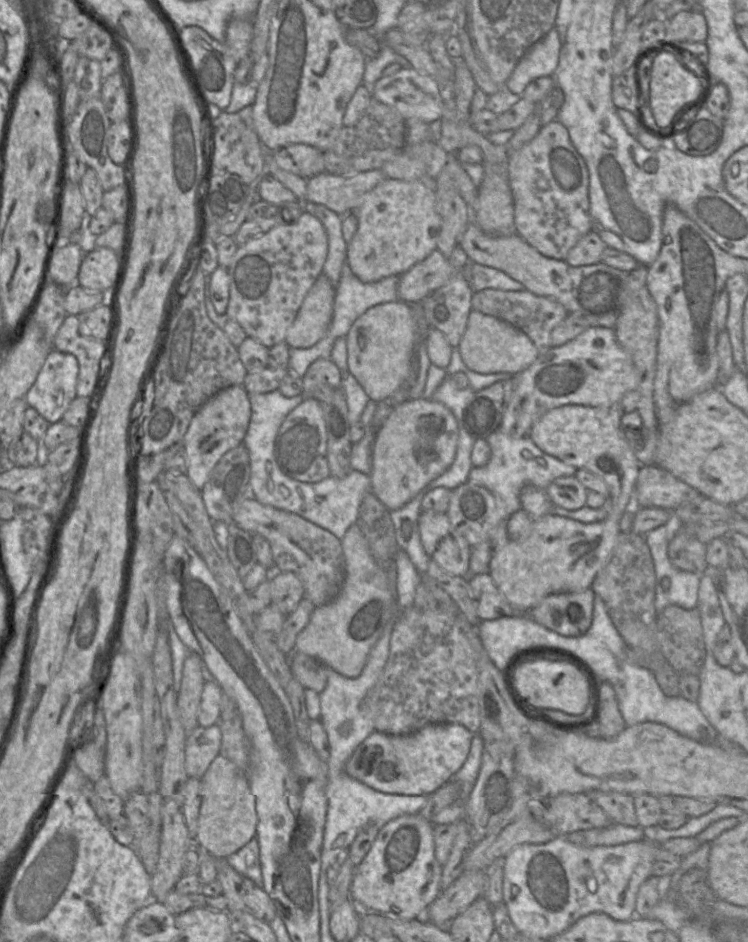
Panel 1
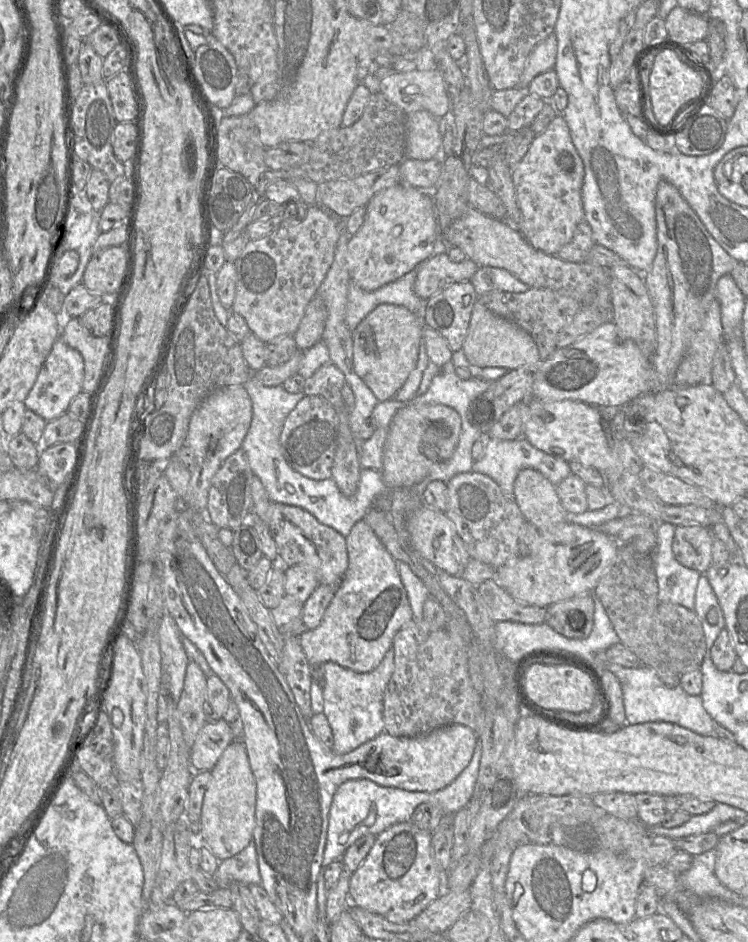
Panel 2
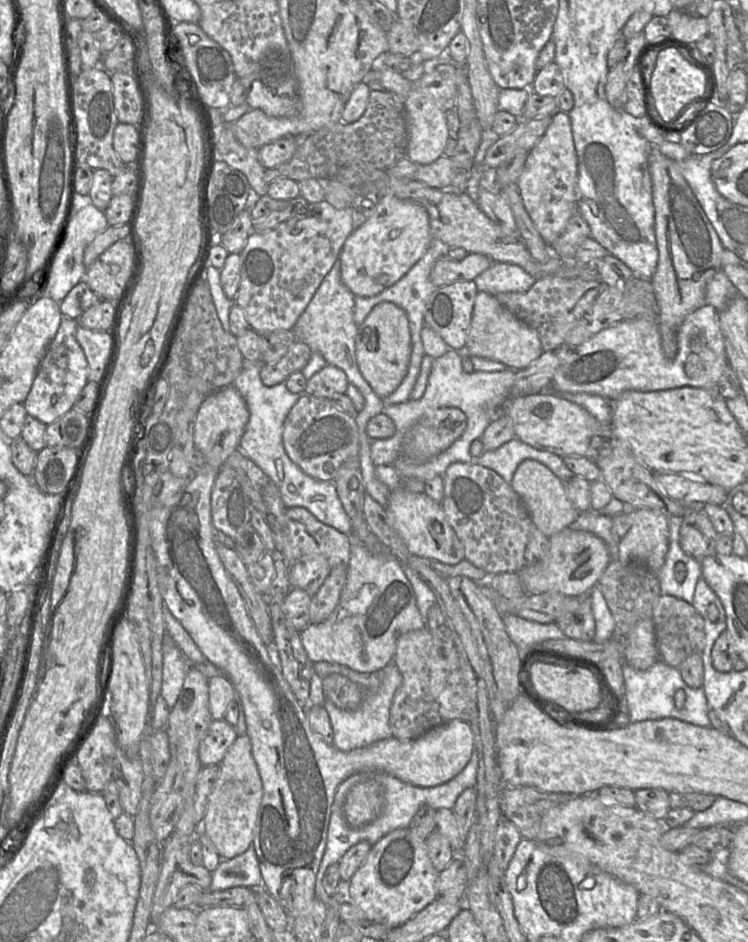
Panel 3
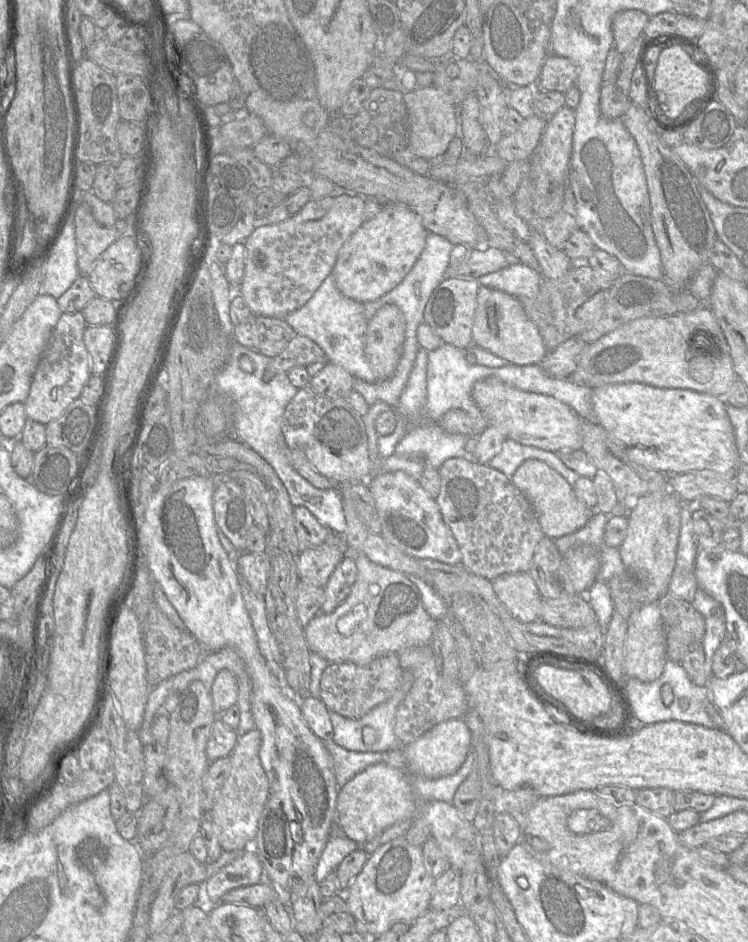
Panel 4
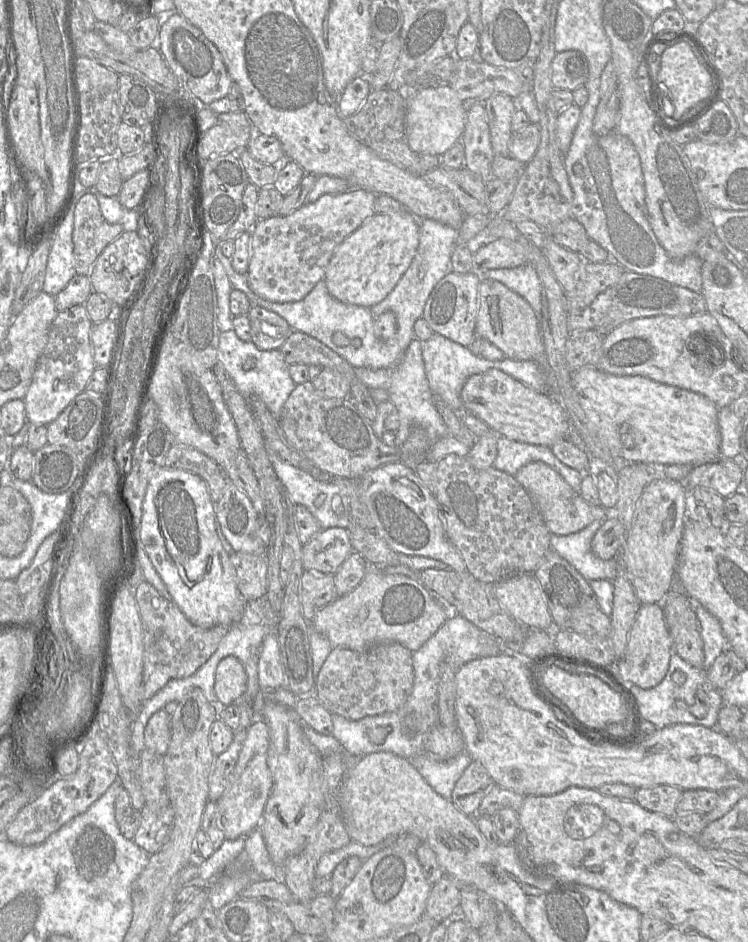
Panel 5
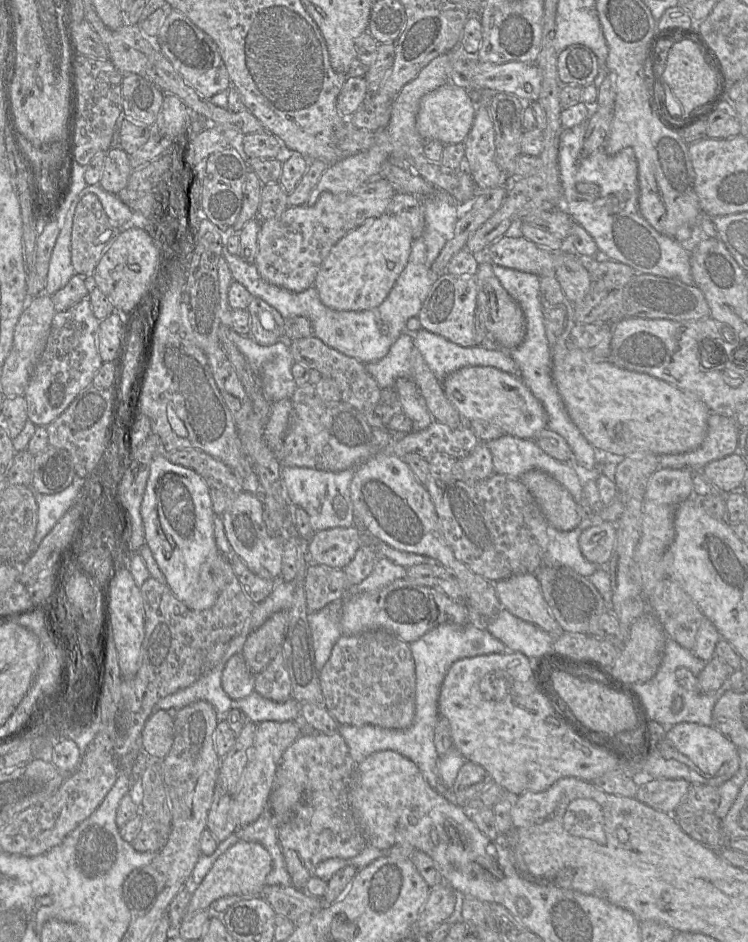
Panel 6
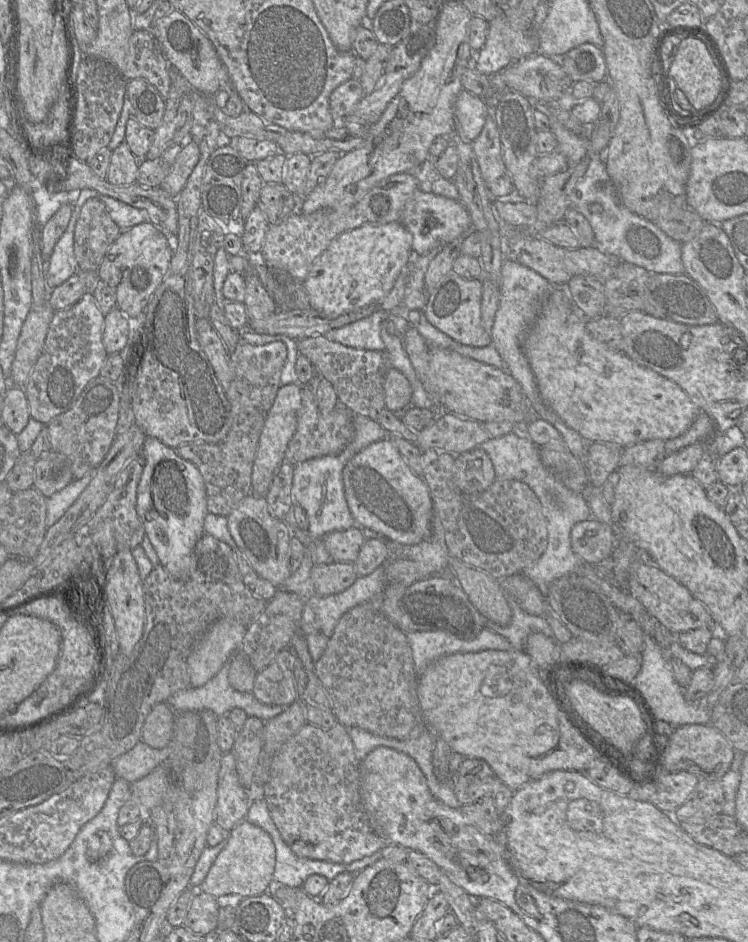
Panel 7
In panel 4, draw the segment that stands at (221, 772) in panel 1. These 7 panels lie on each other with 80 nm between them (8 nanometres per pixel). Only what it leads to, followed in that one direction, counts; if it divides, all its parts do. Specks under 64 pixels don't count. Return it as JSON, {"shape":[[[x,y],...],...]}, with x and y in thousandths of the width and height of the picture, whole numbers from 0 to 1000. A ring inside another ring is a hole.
{"shape":[[[344,773],[320,780],[317,790],[306,801],[309,807],[307,820],[294,838],[286,856],[277,864],[287,877],[287,884],[298,903],[325,903],[326,901],[332,901],[337,898],[342,887],[346,868],[360,842],[358,825],[346,805],[349,787],[349,778]]]}

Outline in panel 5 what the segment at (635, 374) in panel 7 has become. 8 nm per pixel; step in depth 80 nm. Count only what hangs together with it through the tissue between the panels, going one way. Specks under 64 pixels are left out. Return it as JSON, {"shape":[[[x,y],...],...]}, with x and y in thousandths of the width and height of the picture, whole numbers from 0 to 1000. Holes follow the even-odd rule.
{"shape":[[[795,387],[769,393],[763,402],[783,444],[820,484],[877,495],[936,495],[961,486],[961,434],[943,420],[861,399],[820,398]]]}

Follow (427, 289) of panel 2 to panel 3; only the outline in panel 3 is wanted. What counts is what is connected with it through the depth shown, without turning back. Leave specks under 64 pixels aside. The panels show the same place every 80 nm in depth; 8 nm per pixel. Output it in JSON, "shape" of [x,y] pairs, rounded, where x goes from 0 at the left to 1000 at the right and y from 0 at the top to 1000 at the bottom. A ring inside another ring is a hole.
{"shape":[[[626,269],[616,277],[604,276],[598,271],[584,276],[575,297],[584,306],[614,298],[631,298],[658,280],[658,275],[646,270]]]}

